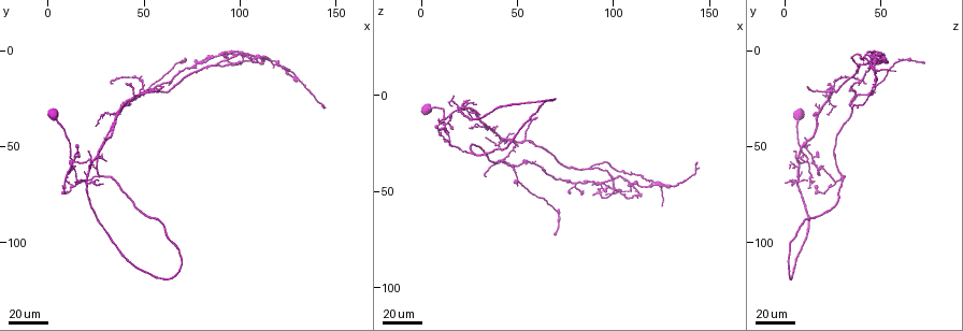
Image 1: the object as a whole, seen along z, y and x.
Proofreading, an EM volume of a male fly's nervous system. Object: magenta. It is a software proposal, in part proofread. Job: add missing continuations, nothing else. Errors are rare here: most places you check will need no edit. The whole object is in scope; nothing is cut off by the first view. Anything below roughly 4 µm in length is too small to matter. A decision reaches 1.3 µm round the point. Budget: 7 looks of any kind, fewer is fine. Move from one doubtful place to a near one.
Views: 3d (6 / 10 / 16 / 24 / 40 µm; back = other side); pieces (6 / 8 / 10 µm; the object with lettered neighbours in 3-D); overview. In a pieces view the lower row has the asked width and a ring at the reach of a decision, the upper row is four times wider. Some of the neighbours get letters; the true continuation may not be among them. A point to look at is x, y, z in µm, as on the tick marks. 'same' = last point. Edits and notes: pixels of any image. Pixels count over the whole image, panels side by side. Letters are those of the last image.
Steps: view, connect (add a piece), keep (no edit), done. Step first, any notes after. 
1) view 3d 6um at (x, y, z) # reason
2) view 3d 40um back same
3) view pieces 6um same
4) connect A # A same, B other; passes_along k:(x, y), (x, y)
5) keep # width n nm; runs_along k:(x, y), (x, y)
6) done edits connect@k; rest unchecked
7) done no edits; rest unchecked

view 3d 24um at (16, 70, 0) # branch stops here

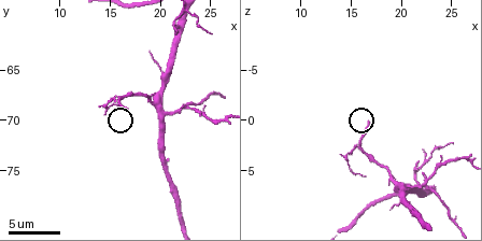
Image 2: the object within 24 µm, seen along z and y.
view pieces 10um at (16.4, 69.0, 0.2)

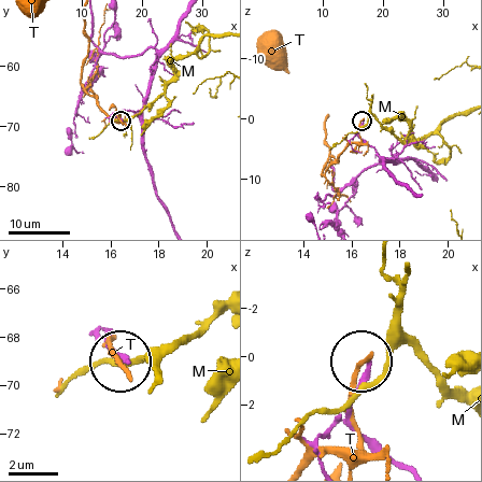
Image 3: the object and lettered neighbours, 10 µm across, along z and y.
keep # M other, T other; none of them fits

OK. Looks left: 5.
view 3d 24um at (60, 19, 12) # free end

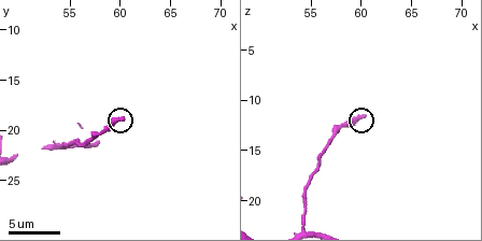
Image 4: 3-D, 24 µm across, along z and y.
view pieces 10um at (60.4, 18.8, 11.4) # see the neighbours

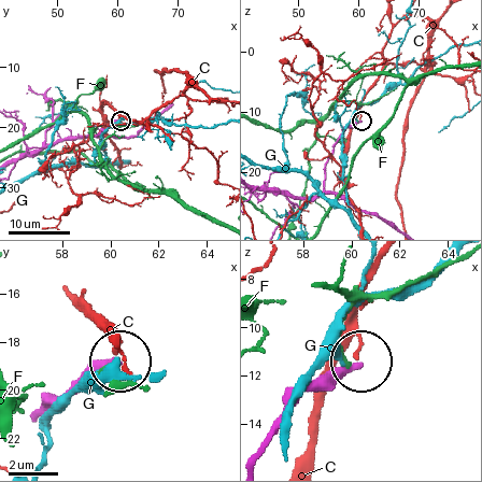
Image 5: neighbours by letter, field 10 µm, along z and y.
keep # C other, F other, G other; runs_along 5:(263, 441), (300, 398), (324, 390), (359, 363); none of them fits

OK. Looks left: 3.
view 3d 24um at (125, 11, 58) # thin end

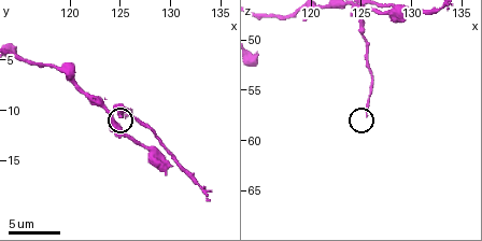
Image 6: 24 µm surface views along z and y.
view pieces 10um at (125.2, 10.6, 57.6)

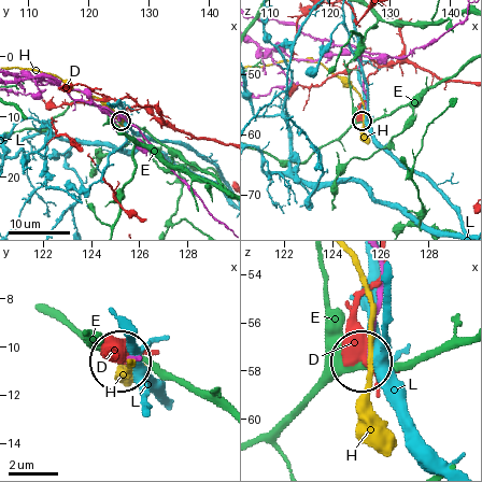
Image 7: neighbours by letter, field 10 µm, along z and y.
keep # D other, E other, H other, L other; runs_along 7:(377, 259), (379, 309), (369, 356); no lettered piece goes on from it

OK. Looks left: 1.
done no edits; rest unchecked

